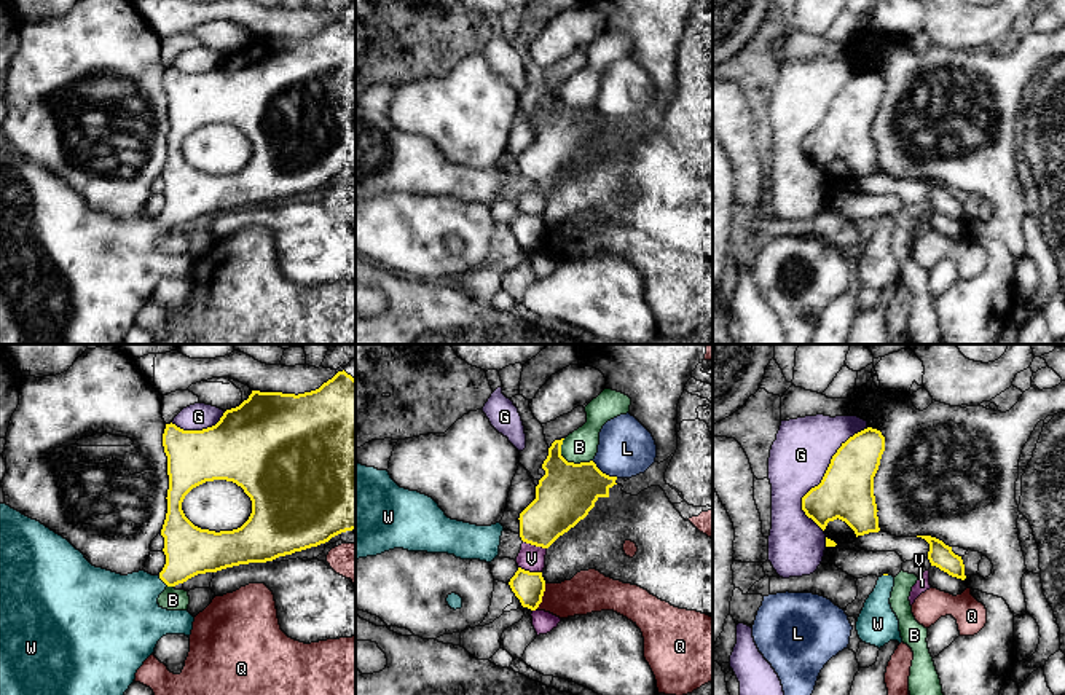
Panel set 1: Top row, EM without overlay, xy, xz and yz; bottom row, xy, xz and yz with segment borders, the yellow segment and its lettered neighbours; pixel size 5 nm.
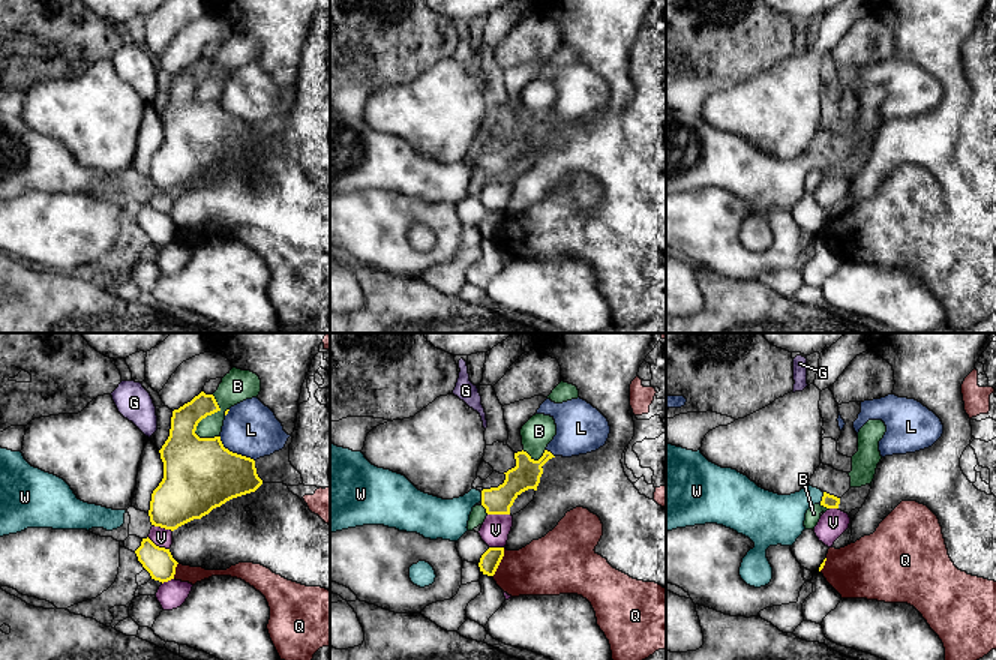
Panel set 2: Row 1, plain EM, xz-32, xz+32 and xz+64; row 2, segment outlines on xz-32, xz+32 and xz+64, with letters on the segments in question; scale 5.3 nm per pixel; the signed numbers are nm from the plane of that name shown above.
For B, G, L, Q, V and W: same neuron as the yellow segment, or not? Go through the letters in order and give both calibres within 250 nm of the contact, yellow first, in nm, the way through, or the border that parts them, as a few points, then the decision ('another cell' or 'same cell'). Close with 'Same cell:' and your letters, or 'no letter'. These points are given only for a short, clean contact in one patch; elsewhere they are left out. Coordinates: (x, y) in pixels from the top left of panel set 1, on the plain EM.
B: 300 nm thick on the yellow side, 160 nm on the other; another cell
G: 280 nm thick on the yellow side, 300 nm on the other; another cell
L: 300 nm thick on the yellow side, 280 nm on the other; another cell
Q: 160 nm thick on the yellow side, 220 nm on the other; another cell
V: 260 nm thick on the yellow side, 130 nm on the other; another cell
W: 260 nm thick on the yellow side, 360 nm on the other; runs through xy (190, 193), (163, 223), (144, 231), (123, 252); same cell
Same cell: W

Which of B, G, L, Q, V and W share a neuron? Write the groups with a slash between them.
B / G / L / Q / V / W

